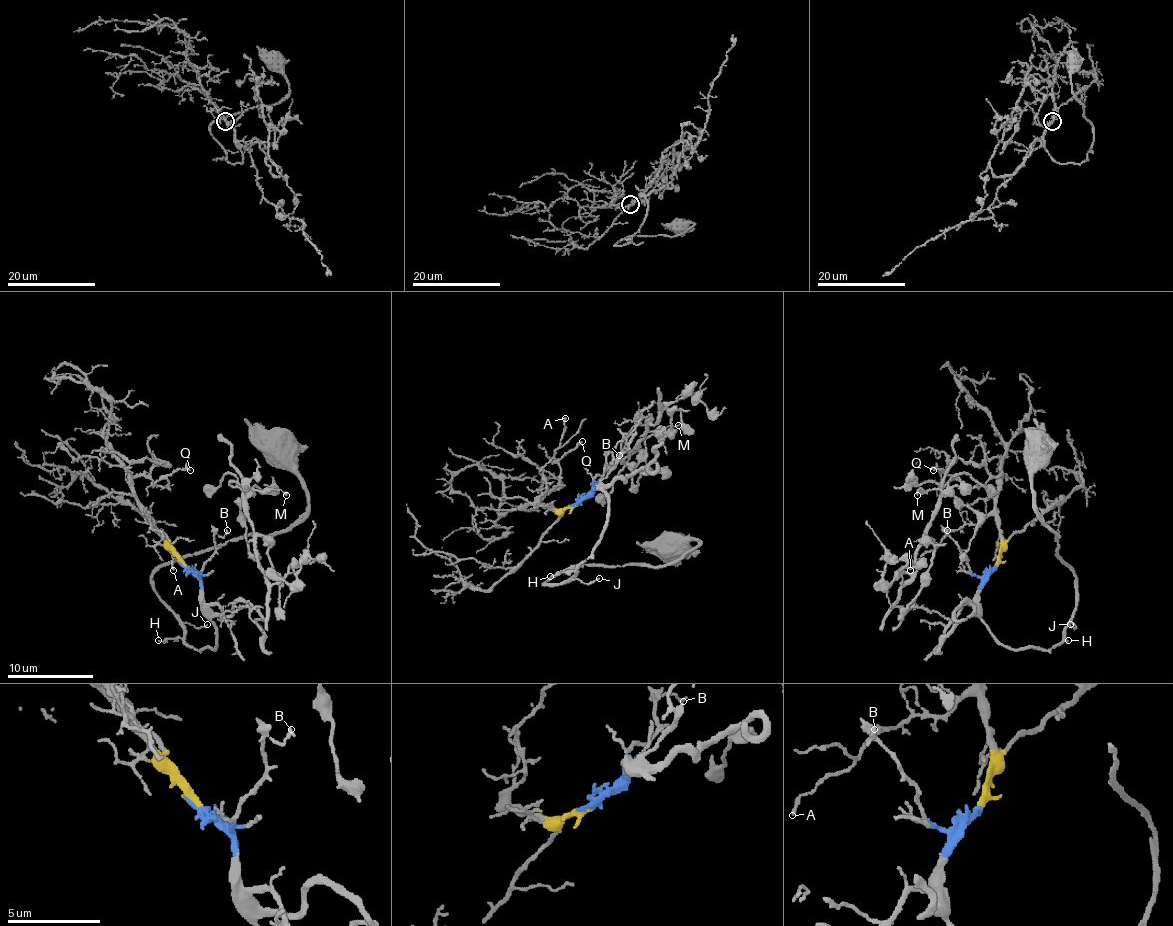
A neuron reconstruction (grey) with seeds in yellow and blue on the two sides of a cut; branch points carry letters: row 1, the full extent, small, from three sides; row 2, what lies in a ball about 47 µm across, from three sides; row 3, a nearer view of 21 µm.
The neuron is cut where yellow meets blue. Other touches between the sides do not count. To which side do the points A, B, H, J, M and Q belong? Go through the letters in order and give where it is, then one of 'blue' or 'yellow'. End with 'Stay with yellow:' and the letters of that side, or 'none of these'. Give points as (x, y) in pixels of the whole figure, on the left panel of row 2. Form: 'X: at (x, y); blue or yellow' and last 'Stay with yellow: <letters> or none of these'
A: at (173, 570); yellow
B: at (227, 530); blue
H: at (158, 640); blue
J: at (207, 624); blue
M: at (286, 495); blue
Q: at (190, 470); yellow
Stay with yellow: A, Q

